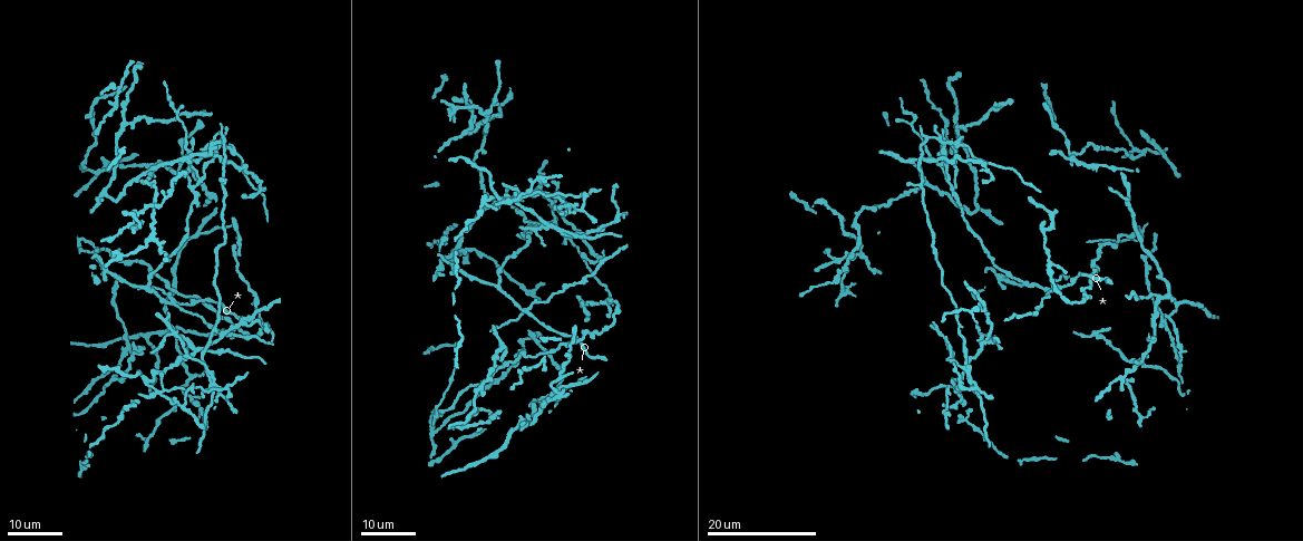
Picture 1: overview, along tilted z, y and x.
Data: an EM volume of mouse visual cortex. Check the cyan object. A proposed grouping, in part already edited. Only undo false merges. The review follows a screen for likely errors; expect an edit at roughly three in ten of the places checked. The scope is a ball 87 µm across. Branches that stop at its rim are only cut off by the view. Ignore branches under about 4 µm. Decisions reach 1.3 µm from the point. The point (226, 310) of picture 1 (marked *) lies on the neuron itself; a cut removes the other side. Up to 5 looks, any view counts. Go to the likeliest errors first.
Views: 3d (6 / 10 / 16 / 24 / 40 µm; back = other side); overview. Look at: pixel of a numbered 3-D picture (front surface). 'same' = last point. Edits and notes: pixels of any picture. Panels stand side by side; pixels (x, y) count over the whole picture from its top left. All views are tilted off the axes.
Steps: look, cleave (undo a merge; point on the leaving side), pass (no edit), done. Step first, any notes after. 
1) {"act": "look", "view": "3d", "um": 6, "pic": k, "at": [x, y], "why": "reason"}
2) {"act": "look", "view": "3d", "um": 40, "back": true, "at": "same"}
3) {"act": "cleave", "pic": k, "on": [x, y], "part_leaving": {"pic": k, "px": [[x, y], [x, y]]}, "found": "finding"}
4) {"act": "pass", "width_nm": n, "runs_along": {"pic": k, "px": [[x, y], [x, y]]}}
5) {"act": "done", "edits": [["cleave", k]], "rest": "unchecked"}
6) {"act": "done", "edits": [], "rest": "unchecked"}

{"act": "look", "view": "3d", "um": 24, "pic": 1, "at": [243, 322]}

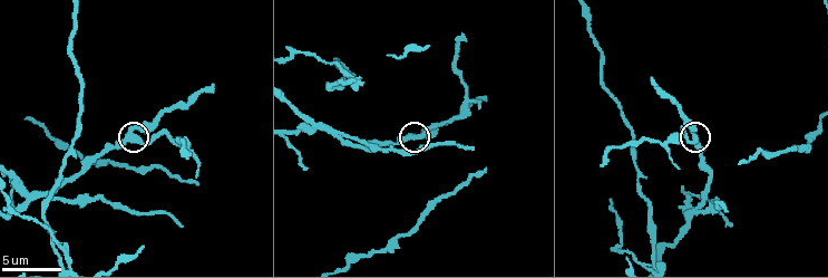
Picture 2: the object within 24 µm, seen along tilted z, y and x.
{"act": "look", "view": "3d", "um": 6, "pic": 2, "at": [137, 136]}

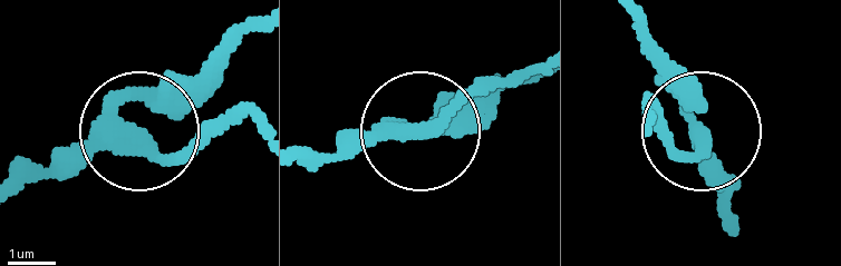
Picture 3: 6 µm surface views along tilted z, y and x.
{"act": "pass", "width_nm": 370, "runs_along": {"pic": 3, "px": [[736, 224], [685, 82], [634, 17]]}, "found": "all the same neuron"}

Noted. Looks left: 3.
{"act": "look", "view": "3d", "um": 16, "pic": 1, "at": [946, 121], "why": "three-way junction"}

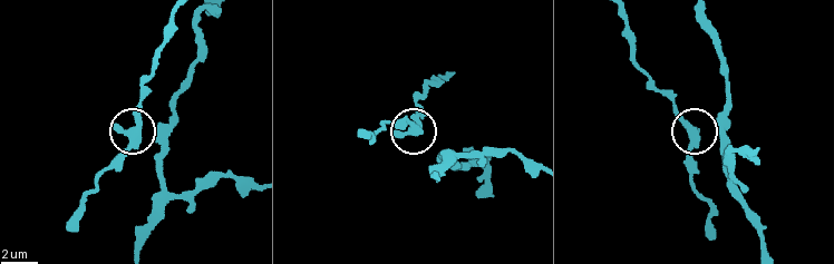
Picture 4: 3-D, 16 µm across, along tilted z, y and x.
{"act": "look", "view": "3d", "um": 10, "pic": 4, "at": [135, 128], "why": "closer look"}

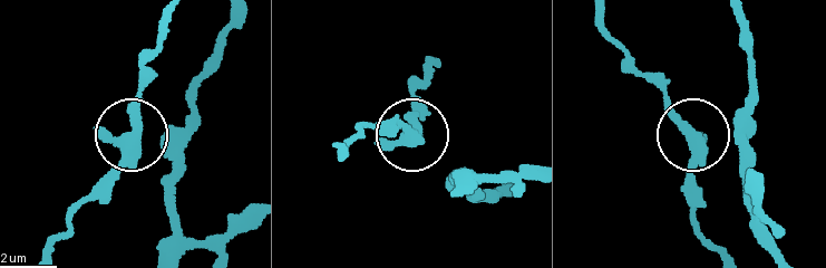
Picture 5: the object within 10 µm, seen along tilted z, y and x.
{"act": "pass", "side_arm_um": 7, "arms": 3, "found": "one neuron here"}

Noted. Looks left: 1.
{"act": "done", "edits": [], "rest": "unchecked"}

